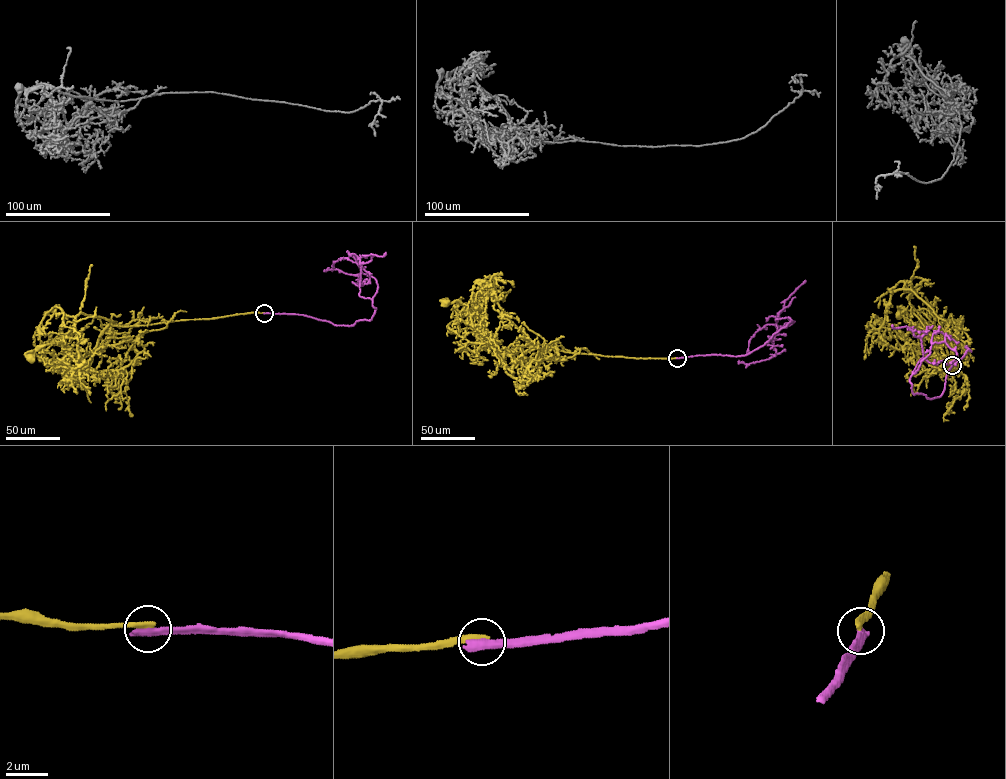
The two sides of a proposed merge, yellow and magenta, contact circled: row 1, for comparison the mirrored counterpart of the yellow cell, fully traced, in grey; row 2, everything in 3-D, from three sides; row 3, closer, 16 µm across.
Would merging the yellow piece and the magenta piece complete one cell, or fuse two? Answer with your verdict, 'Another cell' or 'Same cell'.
Another cell

